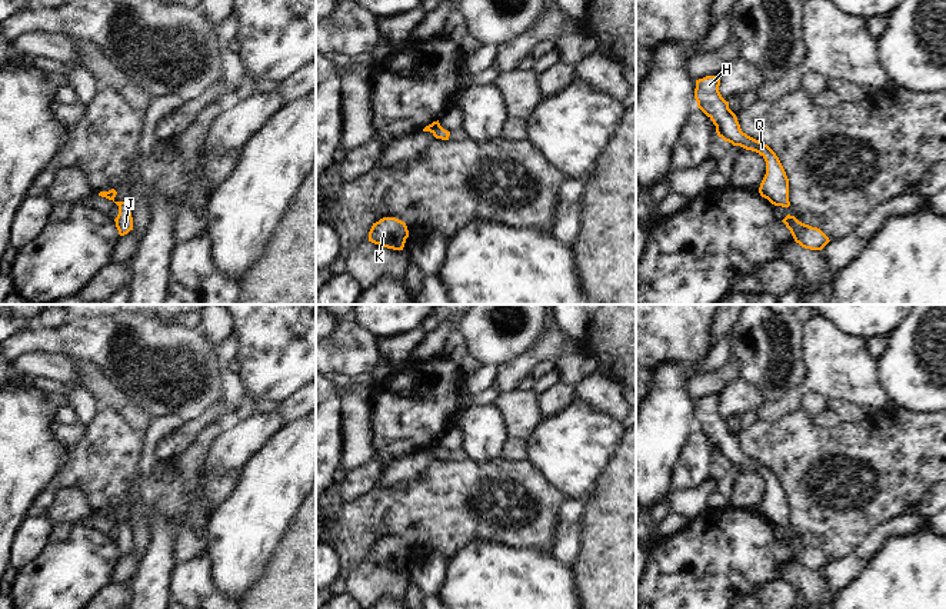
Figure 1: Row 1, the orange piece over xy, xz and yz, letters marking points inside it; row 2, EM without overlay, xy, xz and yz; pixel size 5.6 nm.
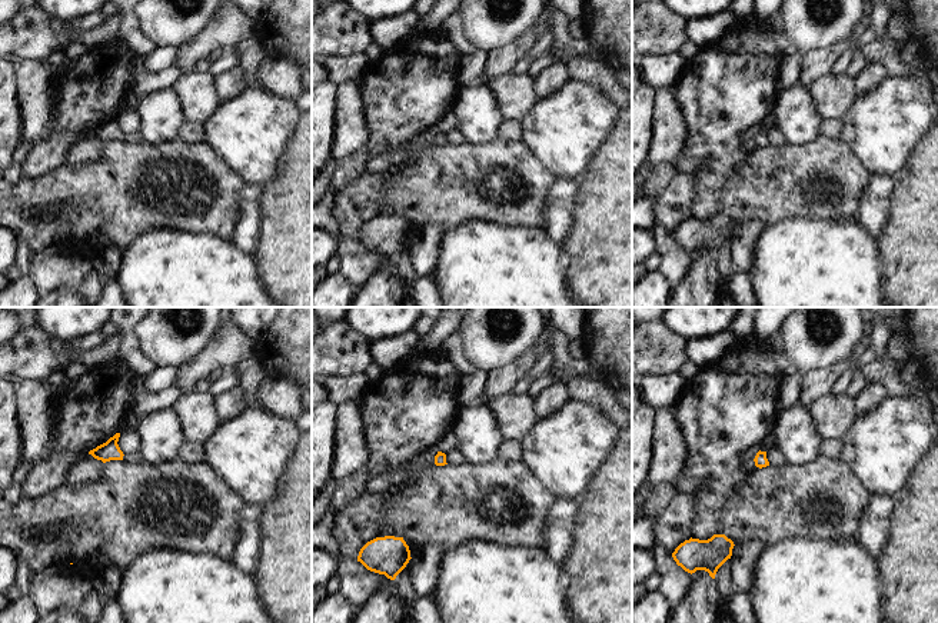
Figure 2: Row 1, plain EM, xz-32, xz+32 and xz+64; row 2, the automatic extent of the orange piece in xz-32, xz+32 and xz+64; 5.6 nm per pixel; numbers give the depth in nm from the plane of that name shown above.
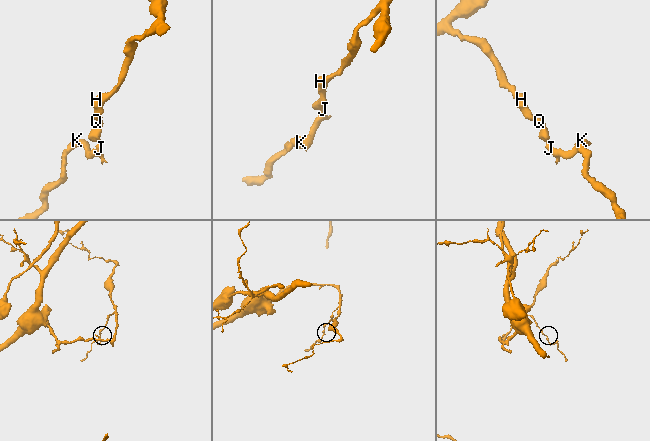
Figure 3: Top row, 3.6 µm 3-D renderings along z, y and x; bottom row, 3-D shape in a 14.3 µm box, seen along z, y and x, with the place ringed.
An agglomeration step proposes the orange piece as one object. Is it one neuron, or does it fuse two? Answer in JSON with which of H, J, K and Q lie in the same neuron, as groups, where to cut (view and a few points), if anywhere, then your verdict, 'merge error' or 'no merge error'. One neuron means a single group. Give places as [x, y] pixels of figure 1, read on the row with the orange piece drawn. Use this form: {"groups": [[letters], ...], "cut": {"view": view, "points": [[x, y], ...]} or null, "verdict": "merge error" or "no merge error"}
{"groups": [["H", "J", "K", "Q"]], "cut": null, "verdict": "no merge error"}

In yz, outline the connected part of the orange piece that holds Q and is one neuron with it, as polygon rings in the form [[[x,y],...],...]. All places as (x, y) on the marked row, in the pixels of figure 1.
[[[706,76],[696,80],[694,99],[697,107],[713,122],[716,133],[725,142],[759,153],[766,162],[766,174],[759,193],[775,206],[789,207],[789,179],[776,156],[765,143],[742,132],[736,114],[729,109],[720,91],[720,76]]]

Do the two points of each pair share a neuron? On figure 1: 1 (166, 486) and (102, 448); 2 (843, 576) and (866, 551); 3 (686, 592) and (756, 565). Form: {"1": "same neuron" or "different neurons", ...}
{"1": "same neuron", "2": "same neuron", "3": "same neuron"}

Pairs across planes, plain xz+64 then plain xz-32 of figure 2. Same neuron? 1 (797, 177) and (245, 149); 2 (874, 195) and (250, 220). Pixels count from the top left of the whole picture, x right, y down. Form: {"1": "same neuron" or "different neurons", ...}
{"1": "different neurons", "2": "same neuron"}

